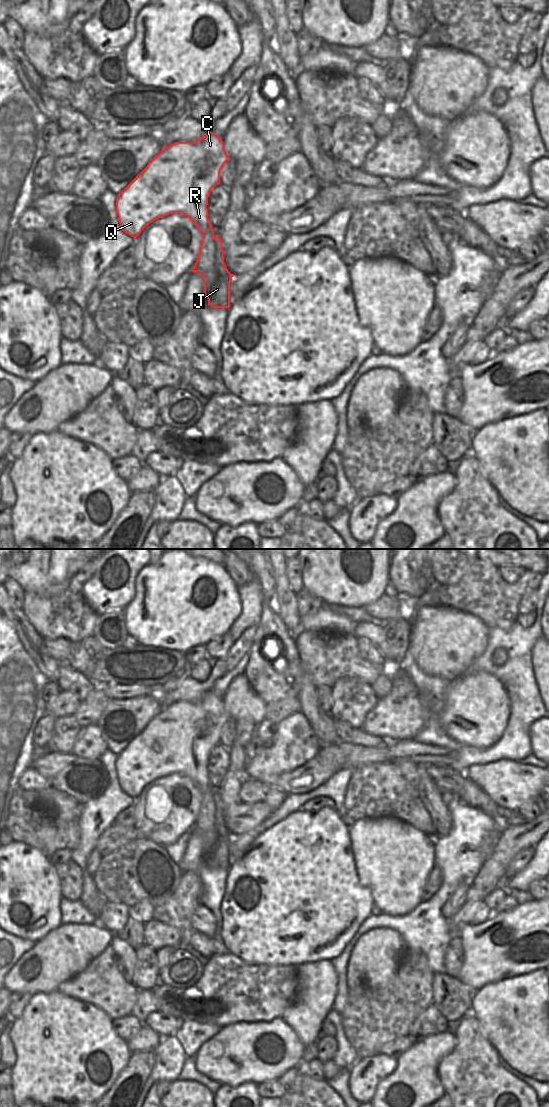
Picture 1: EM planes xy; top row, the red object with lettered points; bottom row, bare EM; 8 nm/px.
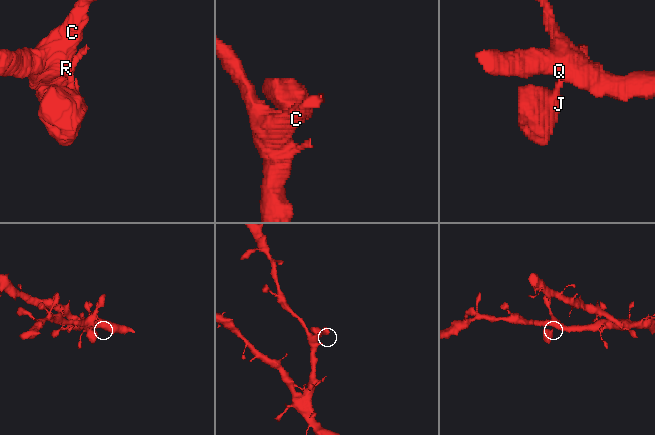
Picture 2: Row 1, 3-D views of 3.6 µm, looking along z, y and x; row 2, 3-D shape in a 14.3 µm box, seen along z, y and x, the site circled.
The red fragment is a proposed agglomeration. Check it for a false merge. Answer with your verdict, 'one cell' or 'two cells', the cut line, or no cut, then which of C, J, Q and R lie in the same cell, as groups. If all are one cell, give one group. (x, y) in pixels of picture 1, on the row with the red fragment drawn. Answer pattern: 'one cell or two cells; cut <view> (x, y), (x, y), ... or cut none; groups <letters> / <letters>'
one cell; cut none; groups C J Q R

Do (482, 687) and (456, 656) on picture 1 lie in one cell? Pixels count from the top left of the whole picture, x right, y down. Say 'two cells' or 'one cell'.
two cells

